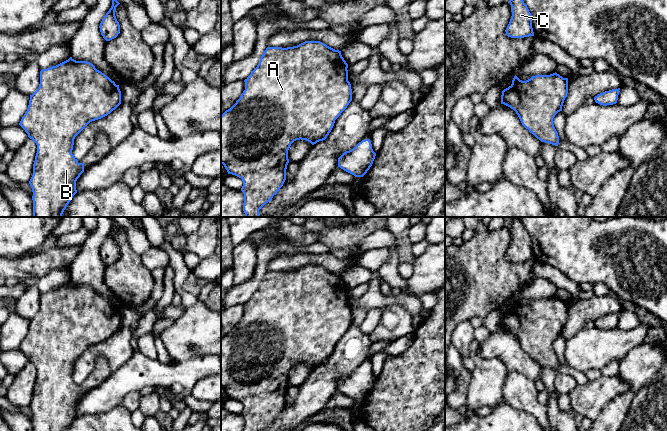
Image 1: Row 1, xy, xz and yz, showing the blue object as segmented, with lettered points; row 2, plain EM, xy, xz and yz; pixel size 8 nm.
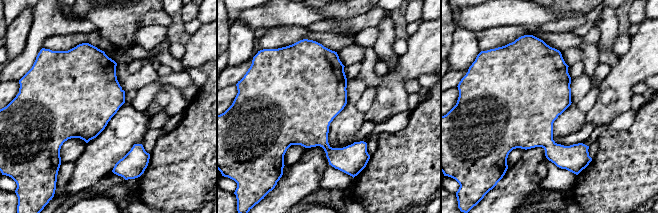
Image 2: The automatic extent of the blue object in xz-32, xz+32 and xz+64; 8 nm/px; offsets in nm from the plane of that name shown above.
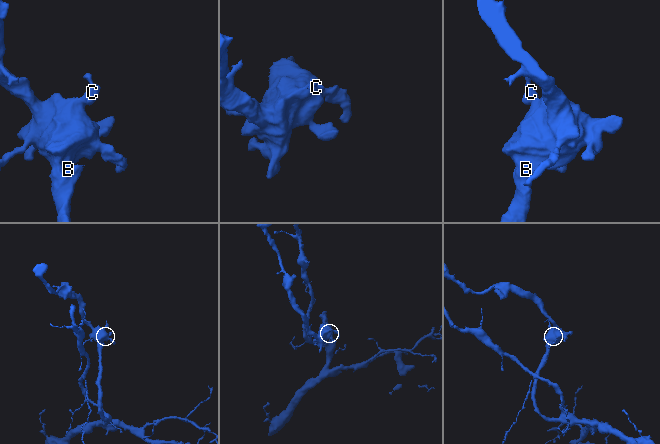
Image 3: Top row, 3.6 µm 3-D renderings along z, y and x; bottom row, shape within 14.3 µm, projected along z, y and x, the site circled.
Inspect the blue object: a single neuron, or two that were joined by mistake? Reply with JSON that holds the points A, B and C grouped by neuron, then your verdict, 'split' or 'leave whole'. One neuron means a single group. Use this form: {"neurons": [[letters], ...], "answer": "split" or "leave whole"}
{"neurons": [["A", "B", "C"]], "answer": "leave whole"}

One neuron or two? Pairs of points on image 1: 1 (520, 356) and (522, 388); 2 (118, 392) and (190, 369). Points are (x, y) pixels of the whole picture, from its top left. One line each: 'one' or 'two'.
1: two
2: one

